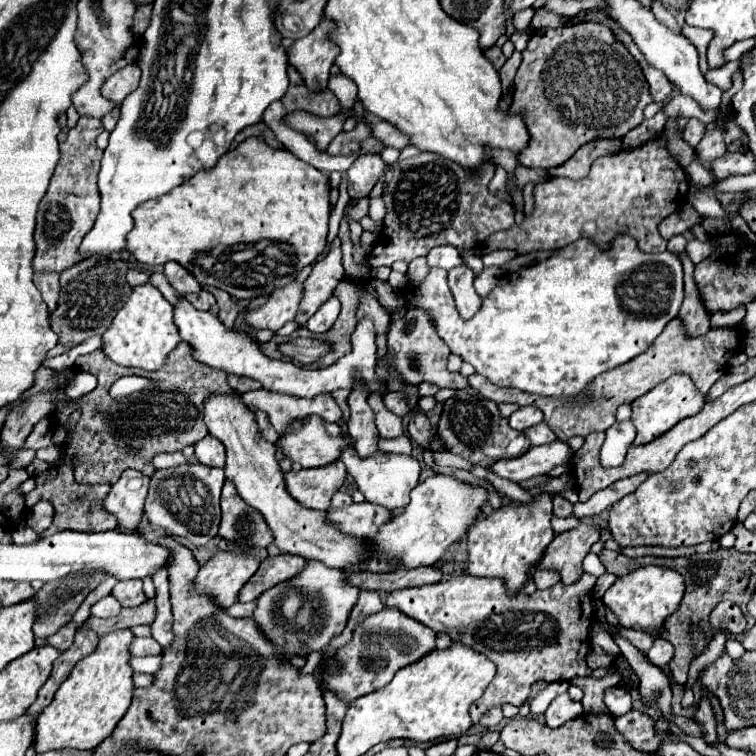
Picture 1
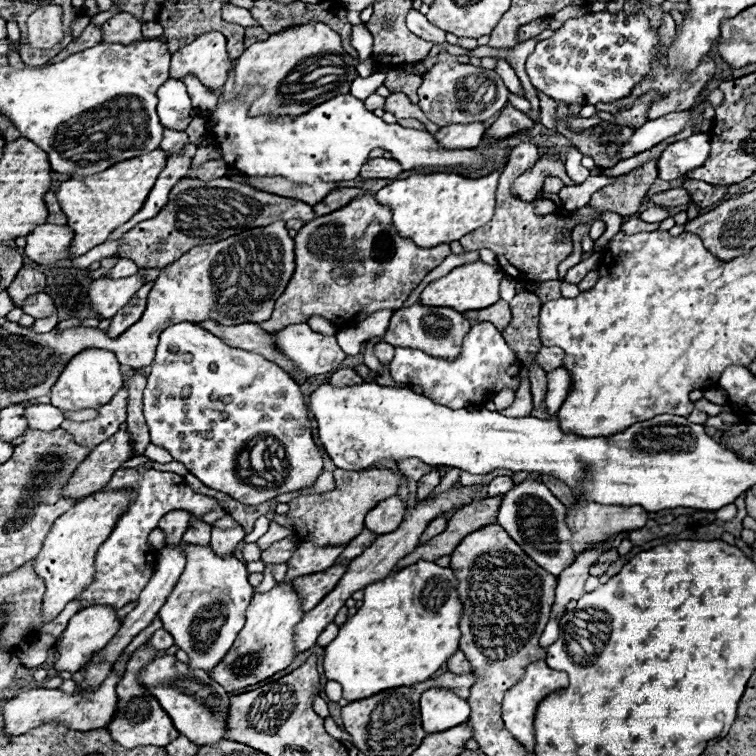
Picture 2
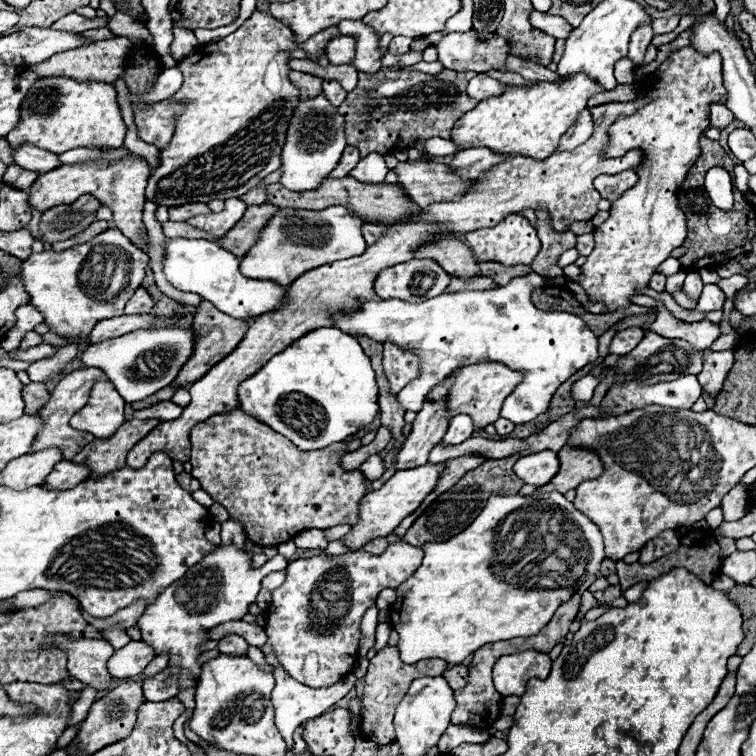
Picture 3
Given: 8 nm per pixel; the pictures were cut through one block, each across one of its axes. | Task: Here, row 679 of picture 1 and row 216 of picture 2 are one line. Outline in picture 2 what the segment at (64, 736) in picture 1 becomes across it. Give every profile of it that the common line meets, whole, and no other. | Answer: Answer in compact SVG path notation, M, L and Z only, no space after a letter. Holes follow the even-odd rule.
M156 148L144 156L136 156L94 176L74 176L60 184L56 192L58 202L68 218L68 226L74 230L74 242L70 246L70 258L82 256L100 242L104 242L110 232L126 224L146 202L156 178L166 166L168 154L162 148Z

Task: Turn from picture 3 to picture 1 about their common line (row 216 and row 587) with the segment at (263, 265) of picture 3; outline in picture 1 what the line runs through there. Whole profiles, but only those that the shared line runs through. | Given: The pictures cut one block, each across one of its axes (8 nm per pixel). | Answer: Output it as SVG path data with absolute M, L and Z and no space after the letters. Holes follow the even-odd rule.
M308 560L304 568L288 582L276 584L274 588L262 592L256 598L256 608L252 618L256 620L260 632L264 632L264 638L276 644L280 658L290 660L292 656L300 654L300 650L306 650L308 654L324 650L330 644L330 638L338 636L344 630L348 612L354 608L358 592L360 590L348 582L348 570L328 568L316 560ZM290 594L300 598L300 606L292 616L284 616L282 602L284 596Z

